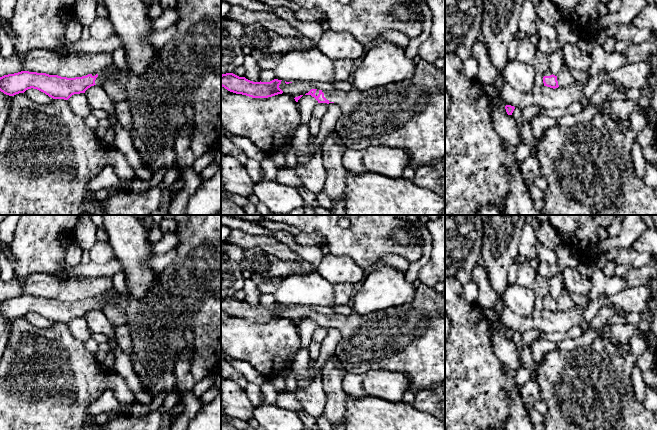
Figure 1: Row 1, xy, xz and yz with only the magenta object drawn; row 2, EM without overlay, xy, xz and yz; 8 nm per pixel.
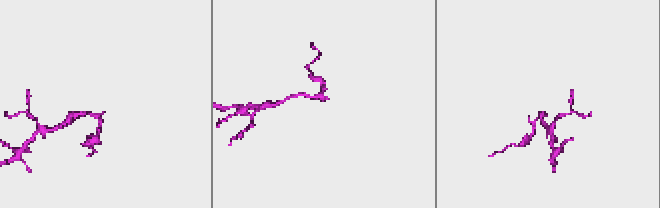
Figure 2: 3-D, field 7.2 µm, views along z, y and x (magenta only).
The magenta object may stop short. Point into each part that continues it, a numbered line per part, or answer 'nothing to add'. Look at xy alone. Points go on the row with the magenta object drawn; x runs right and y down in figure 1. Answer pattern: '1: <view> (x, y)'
1: xy (112, 73)

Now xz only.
1: xz (410, 114)

